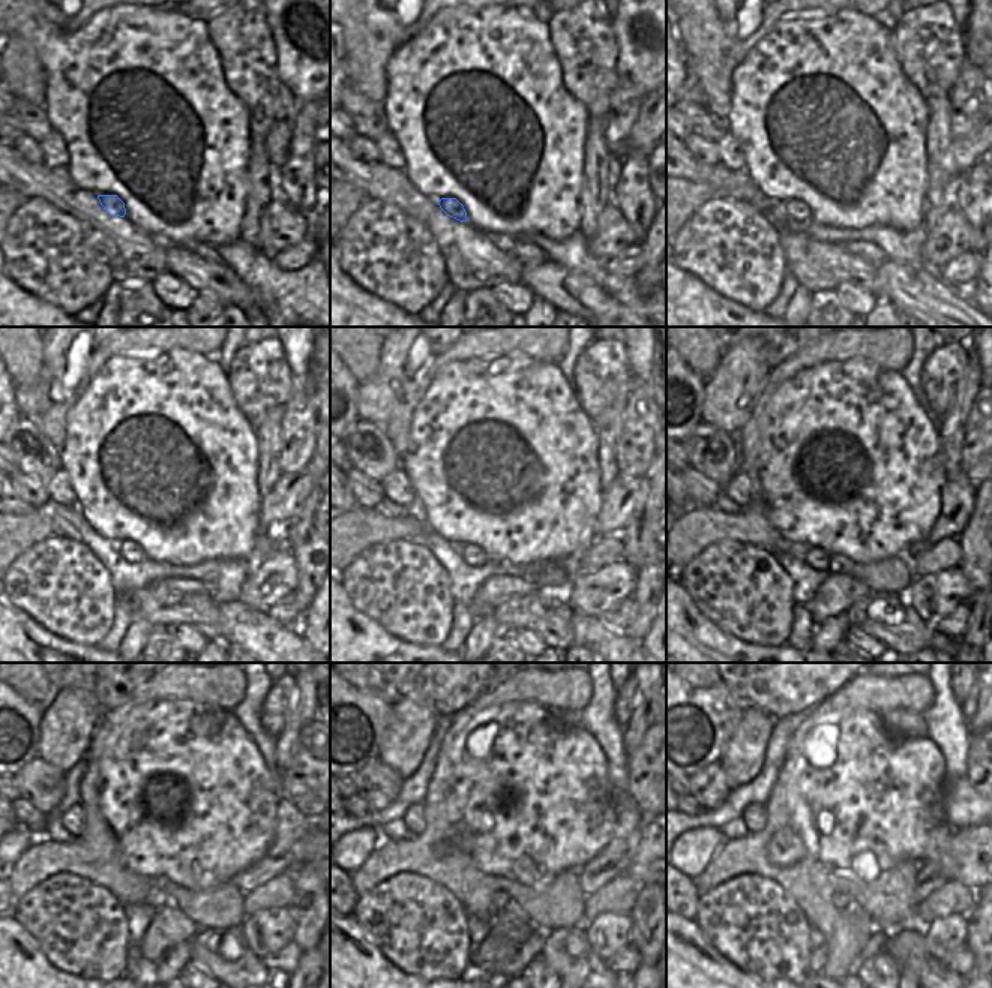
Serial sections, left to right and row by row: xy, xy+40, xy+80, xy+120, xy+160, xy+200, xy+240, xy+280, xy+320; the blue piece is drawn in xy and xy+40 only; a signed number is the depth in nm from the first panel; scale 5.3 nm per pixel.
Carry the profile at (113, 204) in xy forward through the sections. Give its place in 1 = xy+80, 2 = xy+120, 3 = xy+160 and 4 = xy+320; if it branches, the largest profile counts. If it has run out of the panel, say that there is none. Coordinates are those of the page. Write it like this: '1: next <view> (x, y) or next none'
1: next xy+80 (797, 210)
2: next xy+120 (132, 552)
3: next xy+160 (473, 555)
4: next xy+320 (839, 900)

